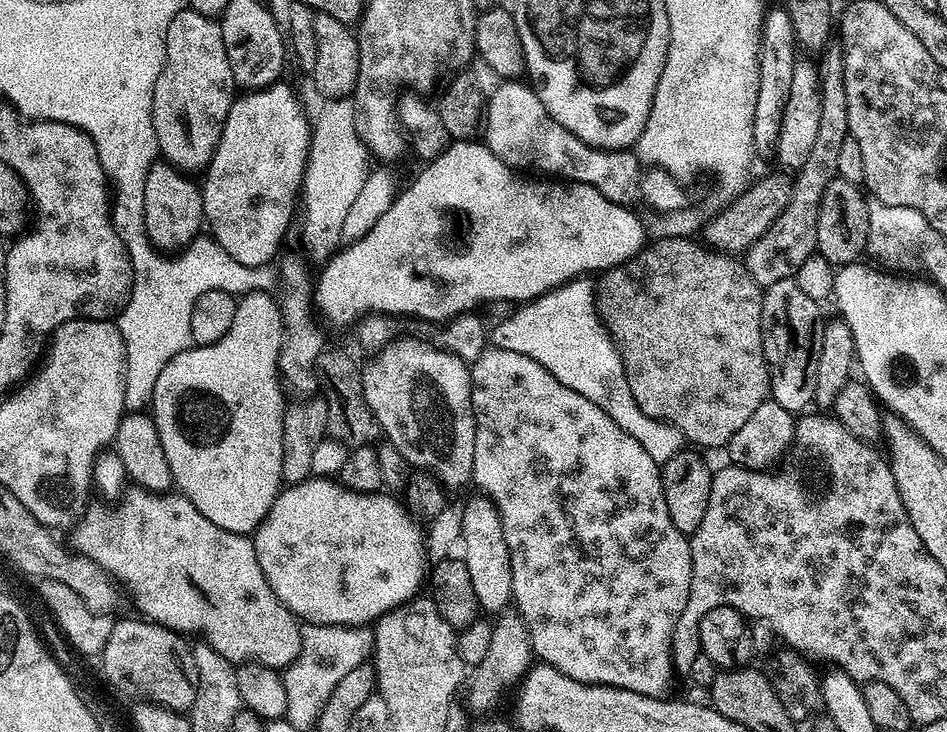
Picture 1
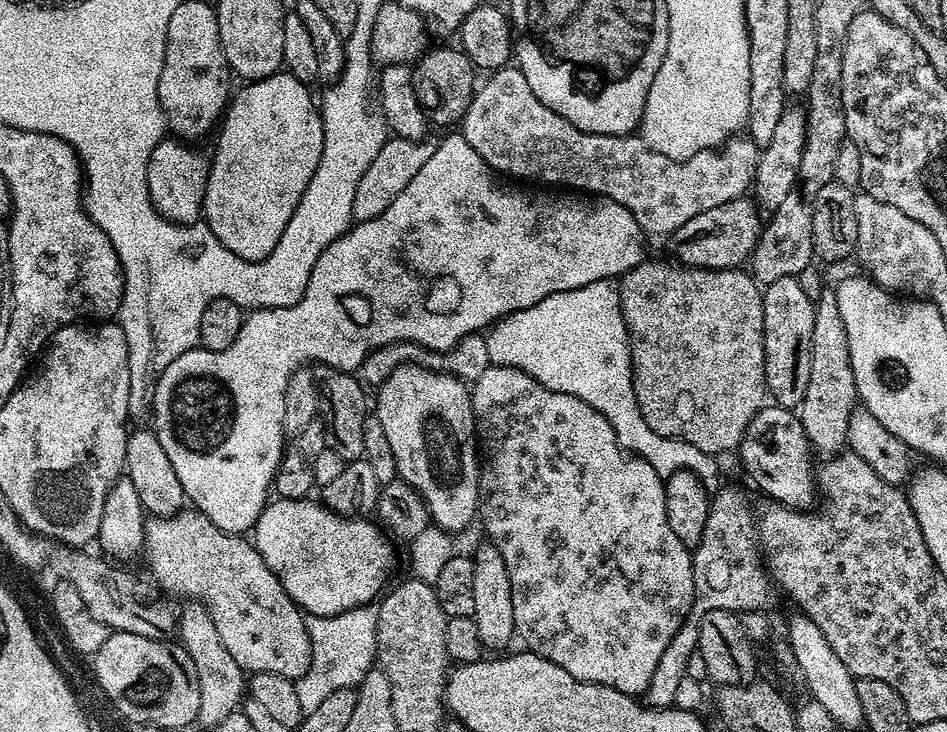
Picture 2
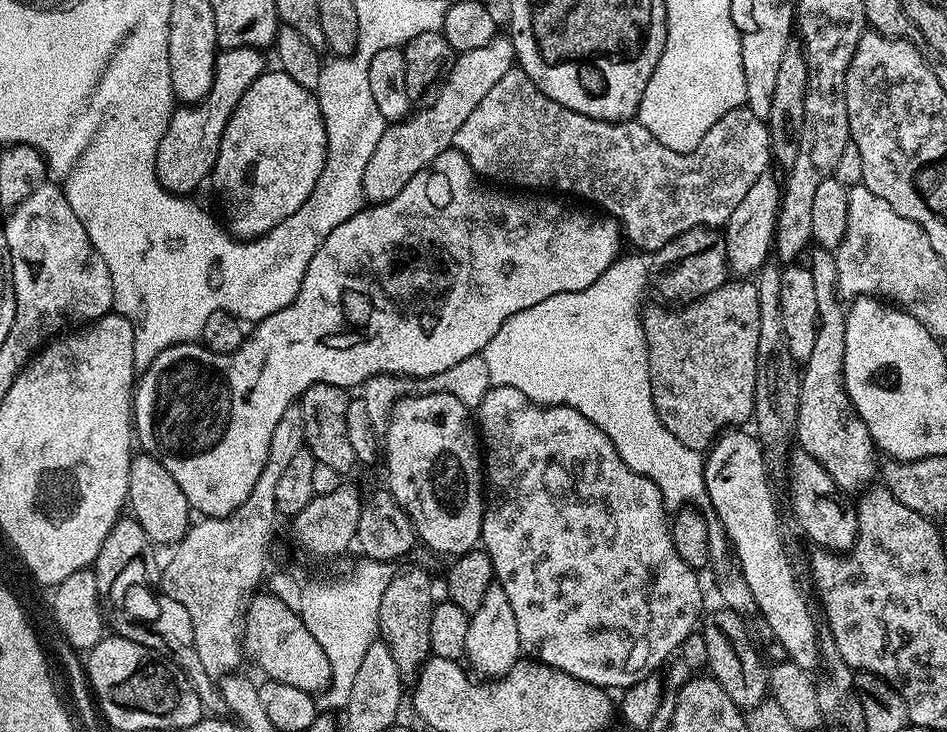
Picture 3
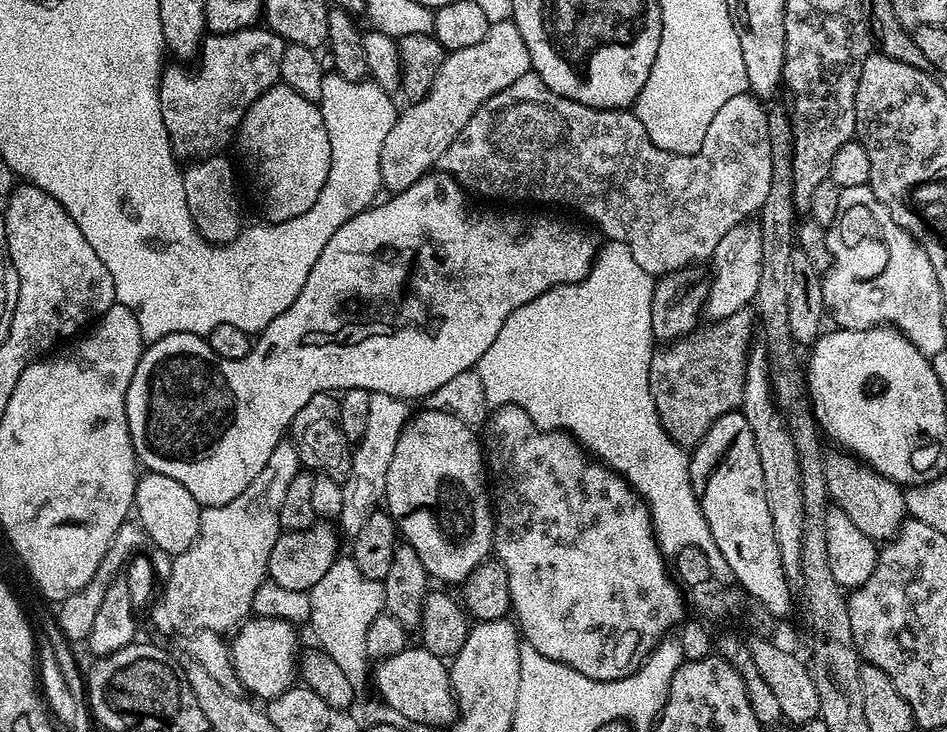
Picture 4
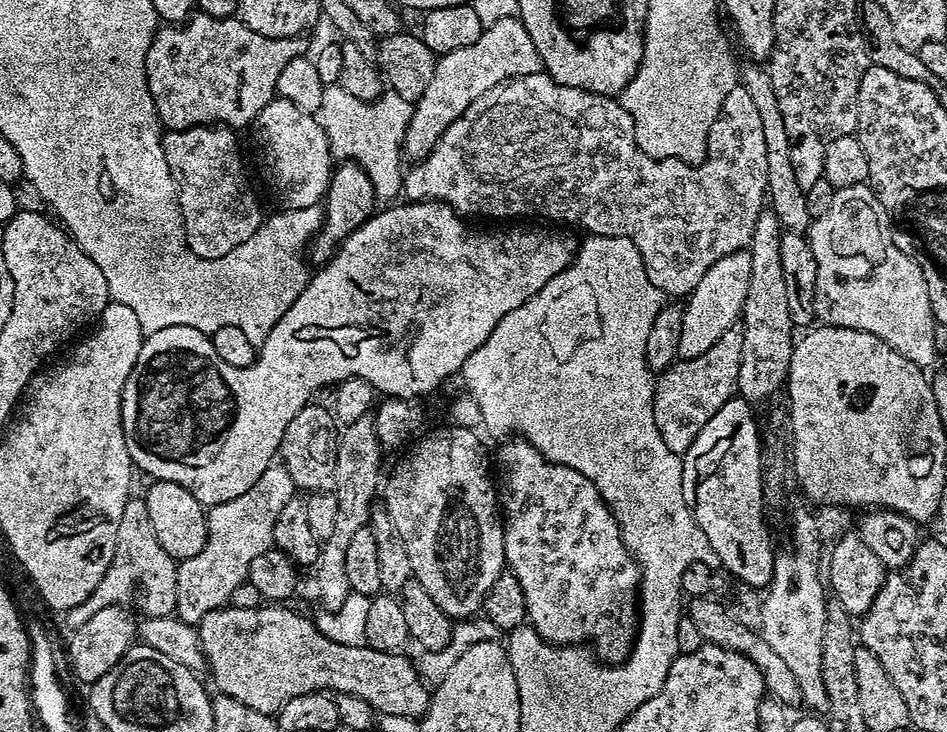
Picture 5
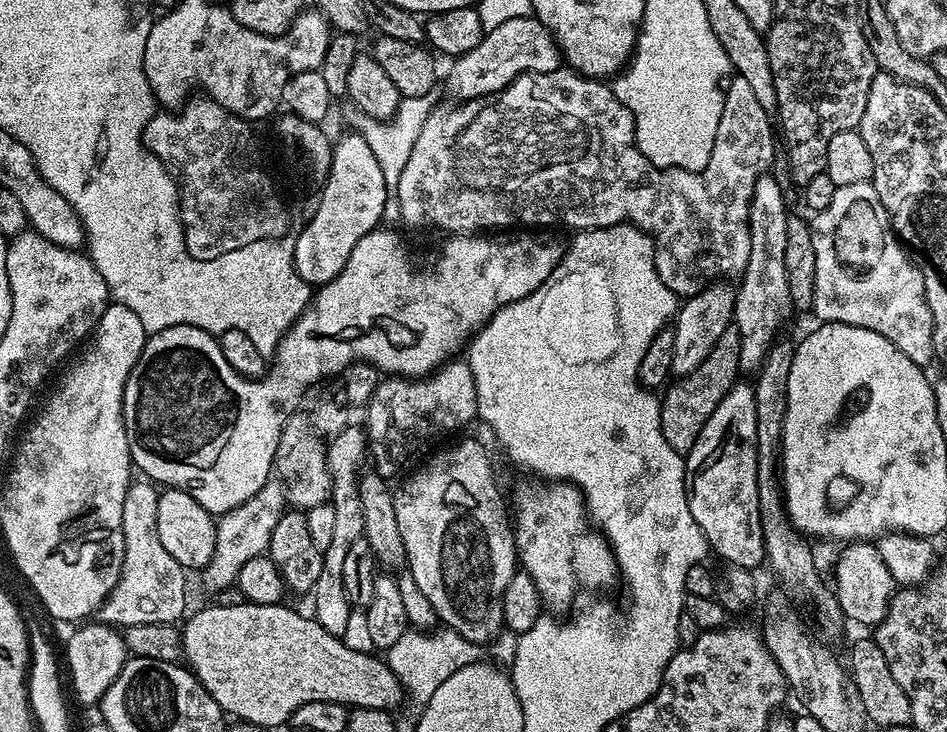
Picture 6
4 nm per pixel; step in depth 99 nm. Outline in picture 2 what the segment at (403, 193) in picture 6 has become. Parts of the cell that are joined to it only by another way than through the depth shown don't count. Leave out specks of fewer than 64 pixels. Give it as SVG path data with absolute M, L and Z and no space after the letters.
M505 66L495 69L491 73L492 76L488 81L479 85L478 91L473 95L470 106L466 110L462 121L462 134L466 138L466 142L470 142L470 146L474 146L474 150L478 150L478 154L487 162L488 167L493 173L500 174L505 172L508 176L517 176L517 181L532 182L528 180L541 180L544 186L563 186L568 190L579 190L584 194L595 194L604 197L605 200L613 200L622 206L626 206L626 210L630 210L630 214L634 214L634 218L638 222L638 226L649 237L661 236L667 238L673 232L677 232L682 225L690 222L690 218L694 218L694 214L702 214L702 210L710 210L714 206L722 206L722 202L730 202L731 200L739 200L745 195L744 192L753 187L756 179L756 163L760 161L761 149L754 143L751 138L744 134L737 134L731 140L725 140L719 148L707 148L698 154L694 154L689 160L671 160L666 158L666 154L658 154L653 148L650 148L645 142L644 137L639 134L629 134L627 136L607 136L606 134L590 134L586 130L578 130L578 126L574 126L570 122L566 122L566 118L562 118L562 114L554 114L554 110L550 110L550 106L542 106L542 102L538 102L538 97L534 94L534 90L530 90L530 85L526 83L526 78L520 72L519 67Z

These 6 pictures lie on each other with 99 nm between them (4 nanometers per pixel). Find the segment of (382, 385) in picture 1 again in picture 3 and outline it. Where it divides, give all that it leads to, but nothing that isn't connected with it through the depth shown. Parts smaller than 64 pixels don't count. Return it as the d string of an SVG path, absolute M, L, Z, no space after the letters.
M450 393L399 399L392 408L382 444L382 460L388 463L387 491L412 519L419 543L434 552L441 552L447 558L473 551L480 544L486 484L482 479L482 448L478 443L478 428L470 408Z

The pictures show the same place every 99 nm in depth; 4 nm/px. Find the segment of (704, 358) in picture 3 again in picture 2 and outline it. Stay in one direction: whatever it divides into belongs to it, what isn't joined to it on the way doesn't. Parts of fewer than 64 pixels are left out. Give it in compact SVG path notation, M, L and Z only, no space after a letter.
M645 258L618 280L620 309L624 315L624 325L628 328L628 349L632 355L632 381L634 394L638 398L638 410L642 418L646 418L650 430L669 436L671 440L684 440L690 446L698 446L698 450L709 456L719 457L720 452L739 449L740 439L746 434L746 426L750 426L754 414L758 414L766 404L768 383L764 369L764 293L761 285L740 268L687 268L685 264L669 260Z

